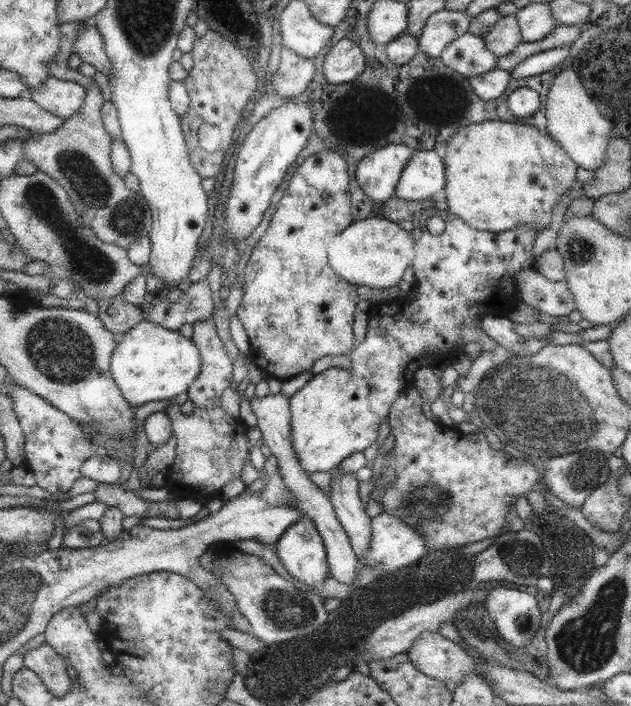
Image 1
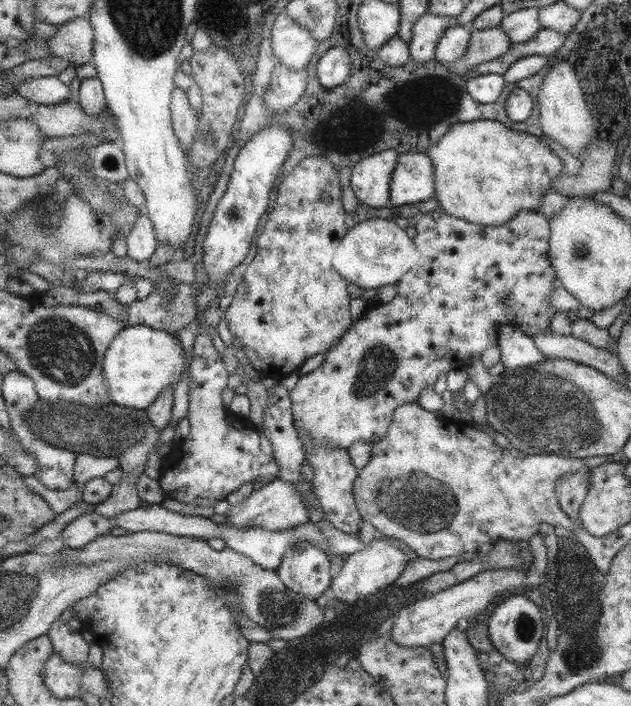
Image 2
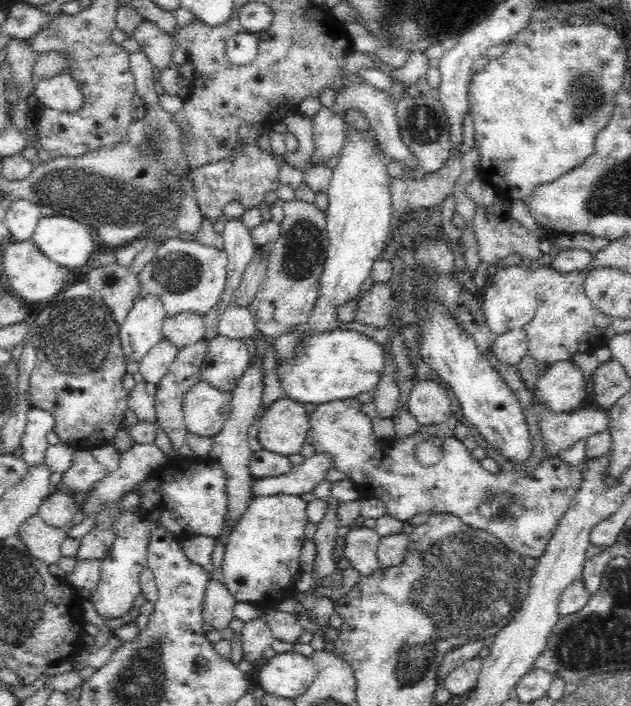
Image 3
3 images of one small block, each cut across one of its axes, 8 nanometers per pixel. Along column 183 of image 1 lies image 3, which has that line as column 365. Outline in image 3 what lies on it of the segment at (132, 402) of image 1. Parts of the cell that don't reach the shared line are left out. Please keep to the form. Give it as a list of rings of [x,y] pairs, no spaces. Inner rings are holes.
[[[342,328],[302,337],[302,352],[294,360],[278,364],[276,376],[284,397],[303,405],[324,405],[376,388],[384,371],[382,346],[354,330]]]

